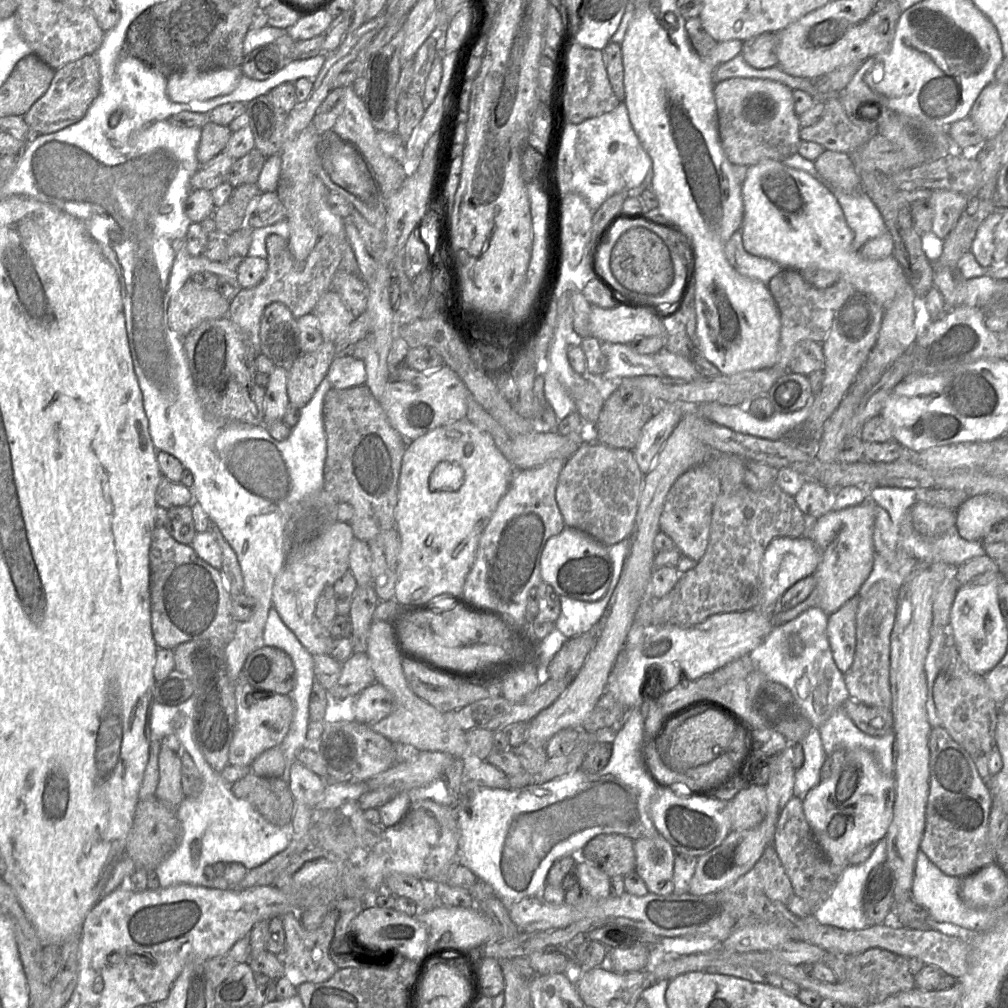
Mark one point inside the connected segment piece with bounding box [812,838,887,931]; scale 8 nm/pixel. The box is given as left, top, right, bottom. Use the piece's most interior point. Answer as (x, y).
(842, 909)

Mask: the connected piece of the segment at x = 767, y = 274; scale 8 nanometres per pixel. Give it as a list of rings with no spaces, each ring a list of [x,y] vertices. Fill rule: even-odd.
[[[742,230],[736,231],[724,247],[729,264],[741,275],[758,280],[765,285],[784,268],[778,263],[748,253],[742,240]]]

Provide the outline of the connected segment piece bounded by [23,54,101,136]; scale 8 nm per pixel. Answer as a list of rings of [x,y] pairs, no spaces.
[[[95,54],[86,55],[55,70],[47,92],[23,116],[34,136],[56,133],[79,122],[100,93],[100,70]]]

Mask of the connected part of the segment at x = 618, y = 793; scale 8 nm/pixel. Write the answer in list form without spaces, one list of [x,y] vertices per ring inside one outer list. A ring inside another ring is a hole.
[[[630,708],[626,718],[623,720],[614,742],[612,743],[612,754],[608,764],[601,771],[589,774],[580,769],[561,777],[557,777],[547,783],[527,786],[522,789],[490,789],[476,788],[462,797],[452,808],[456,810],[456,817],[459,829],[459,850],[458,861],[471,870],[482,882],[487,884],[494,893],[506,904],[513,904],[524,898],[538,896],[546,885],[548,873],[552,866],[562,857],[578,855],[585,845],[593,838],[602,834],[620,834],[633,841],[640,838],[653,838],[659,835],[650,815],[650,806],[656,796],[657,779],[650,776],[643,760],[643,748],[645,745],[644,717],[635,708]]]

